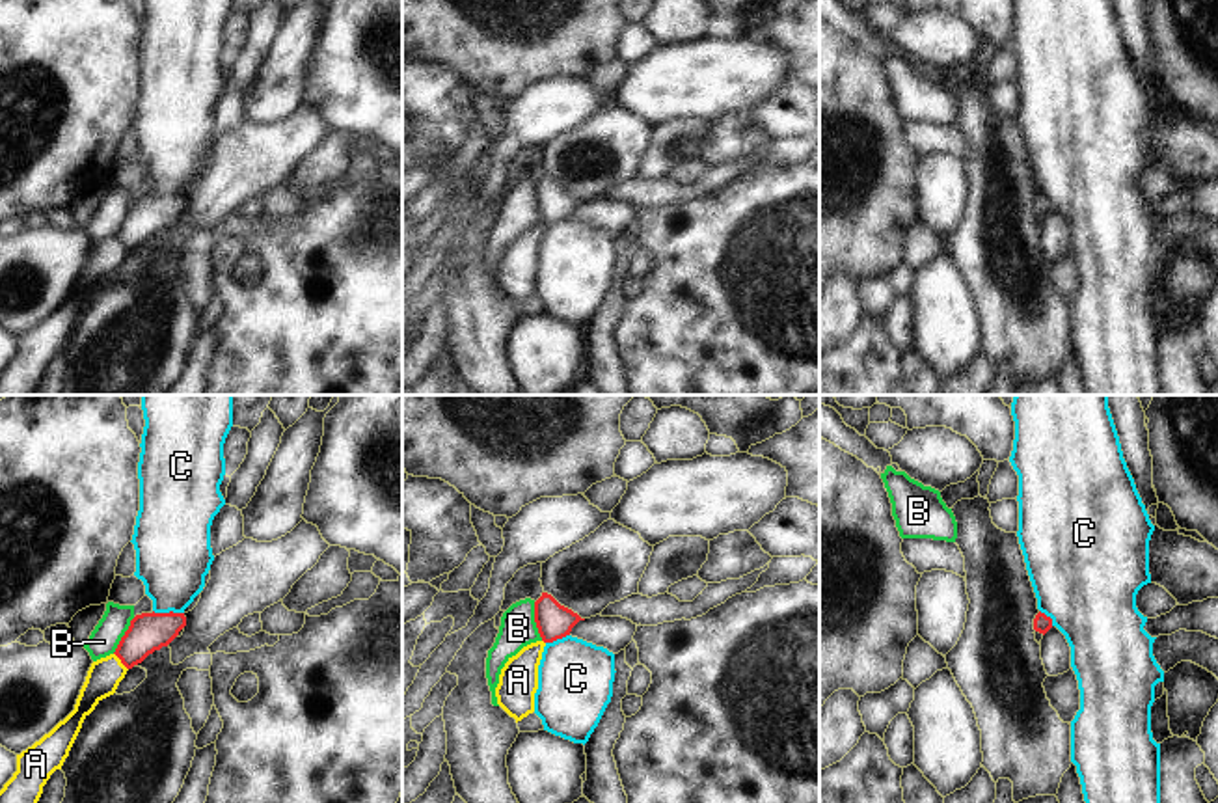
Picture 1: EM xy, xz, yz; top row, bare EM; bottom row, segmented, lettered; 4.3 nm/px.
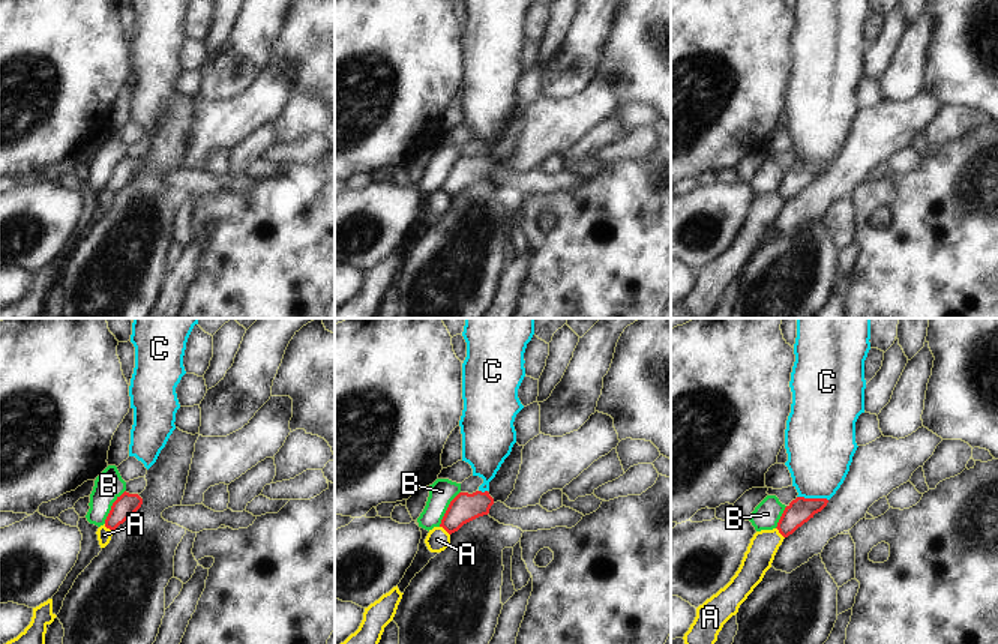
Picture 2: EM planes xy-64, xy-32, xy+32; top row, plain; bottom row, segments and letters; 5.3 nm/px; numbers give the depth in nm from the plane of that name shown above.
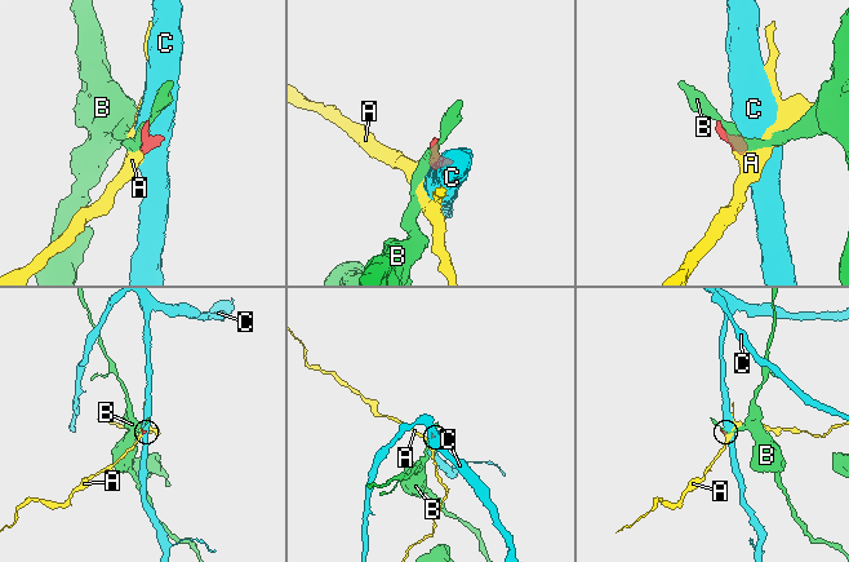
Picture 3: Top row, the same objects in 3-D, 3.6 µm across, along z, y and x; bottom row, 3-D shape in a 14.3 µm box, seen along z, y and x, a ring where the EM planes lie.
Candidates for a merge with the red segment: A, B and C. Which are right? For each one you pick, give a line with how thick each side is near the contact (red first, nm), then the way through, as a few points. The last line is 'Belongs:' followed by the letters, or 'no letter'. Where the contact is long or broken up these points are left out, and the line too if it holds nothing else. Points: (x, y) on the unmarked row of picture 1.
Belongs: no letter

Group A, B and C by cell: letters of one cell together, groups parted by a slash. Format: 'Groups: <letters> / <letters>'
Groups: A / B / C

